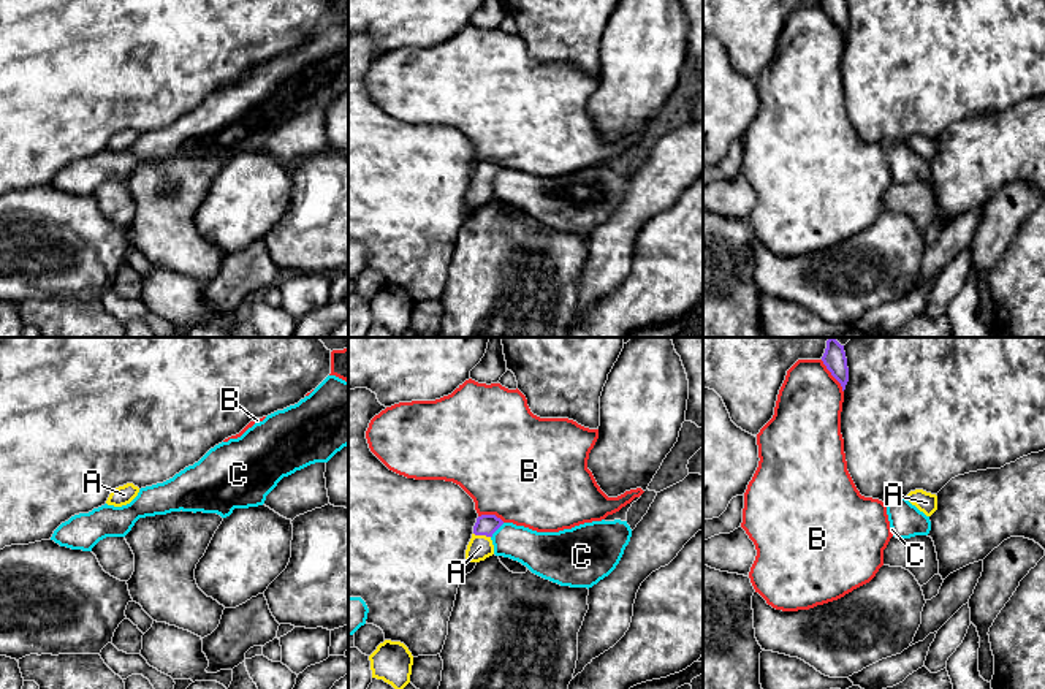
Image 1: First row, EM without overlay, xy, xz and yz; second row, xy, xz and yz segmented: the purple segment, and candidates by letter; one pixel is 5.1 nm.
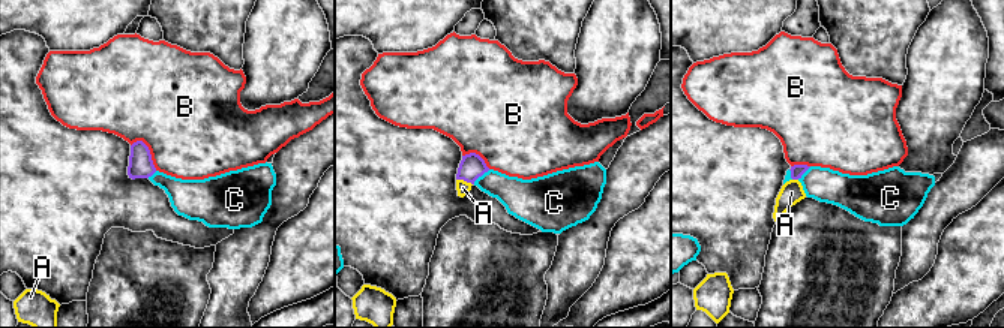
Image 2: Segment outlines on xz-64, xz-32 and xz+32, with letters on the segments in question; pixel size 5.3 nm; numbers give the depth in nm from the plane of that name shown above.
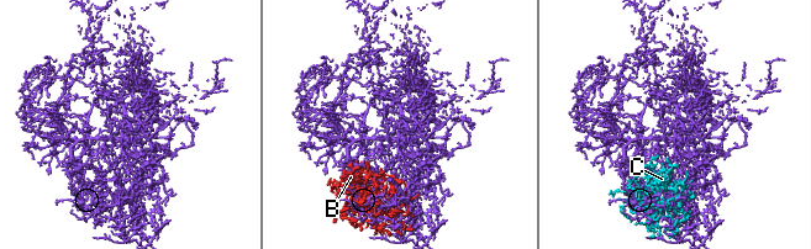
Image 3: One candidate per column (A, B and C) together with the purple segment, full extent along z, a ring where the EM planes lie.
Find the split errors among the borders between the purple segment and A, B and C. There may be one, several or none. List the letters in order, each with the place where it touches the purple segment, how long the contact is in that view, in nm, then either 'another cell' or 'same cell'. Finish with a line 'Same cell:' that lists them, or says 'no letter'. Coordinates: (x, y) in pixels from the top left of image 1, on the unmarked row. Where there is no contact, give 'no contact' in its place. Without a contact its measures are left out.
A: meets purple in xz at (482, 179); contact 90 nm long; same cell
B: meets purple in yz at (832, 19); contact 200 nm long; another cell
C: meets purple in xz at (496, 175); contact 100 nm long; another cell
Same cell: A

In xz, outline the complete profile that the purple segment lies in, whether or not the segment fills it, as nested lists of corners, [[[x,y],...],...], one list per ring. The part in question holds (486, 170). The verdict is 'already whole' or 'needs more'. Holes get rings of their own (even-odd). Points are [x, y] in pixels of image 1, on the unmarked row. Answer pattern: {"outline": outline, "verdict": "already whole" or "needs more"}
{"outline": [[[481,160],[473,171],[472,184],[466,195],[466,204],[480,207],[494,200],[492,179],[504,169],[496,160]]], "verdict": "needs more"}

